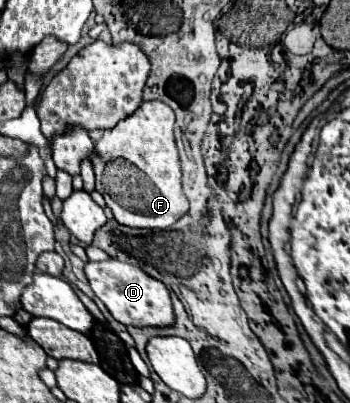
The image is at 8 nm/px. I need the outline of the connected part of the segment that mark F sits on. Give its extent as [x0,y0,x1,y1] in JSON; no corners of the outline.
[89,101,189,229]

